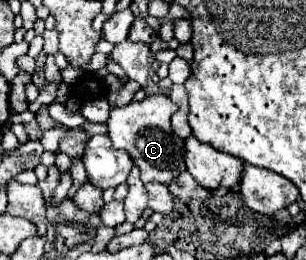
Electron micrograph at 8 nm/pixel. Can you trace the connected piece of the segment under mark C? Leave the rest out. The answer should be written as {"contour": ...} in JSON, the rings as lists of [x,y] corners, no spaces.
{"contour":[[[167,94],[147,96],[143,102],[131,102],[123,108],[113,108],[107,120],[109,138],[115,148],[127,150],[135,166],[141,170],[143,184],[159,182],[169,184],[181,172],[185,172],[183,162],[183,138],[179,138],[171,128],[171,116],[177,112],[177,104]]]}

